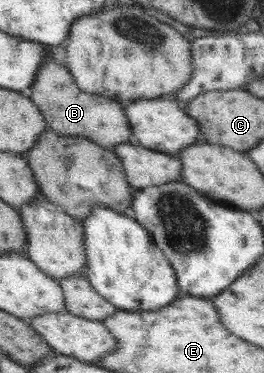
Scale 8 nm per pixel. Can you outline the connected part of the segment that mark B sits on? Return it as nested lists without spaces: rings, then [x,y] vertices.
[[[64,44],[50,45],[46,49],[48,60],[40,66],[34,83],[31,85],[31,92],[33,92],[31,100],[39,106],[41,114],[45,116],[47,126],[63,136],[86,137],[104,149],[113,150],[118,144],[132,142],[134,134],[126,118],[124,107],[111,98],[82,91],[76,85],[71,73],[61,65],[66,54]]]

